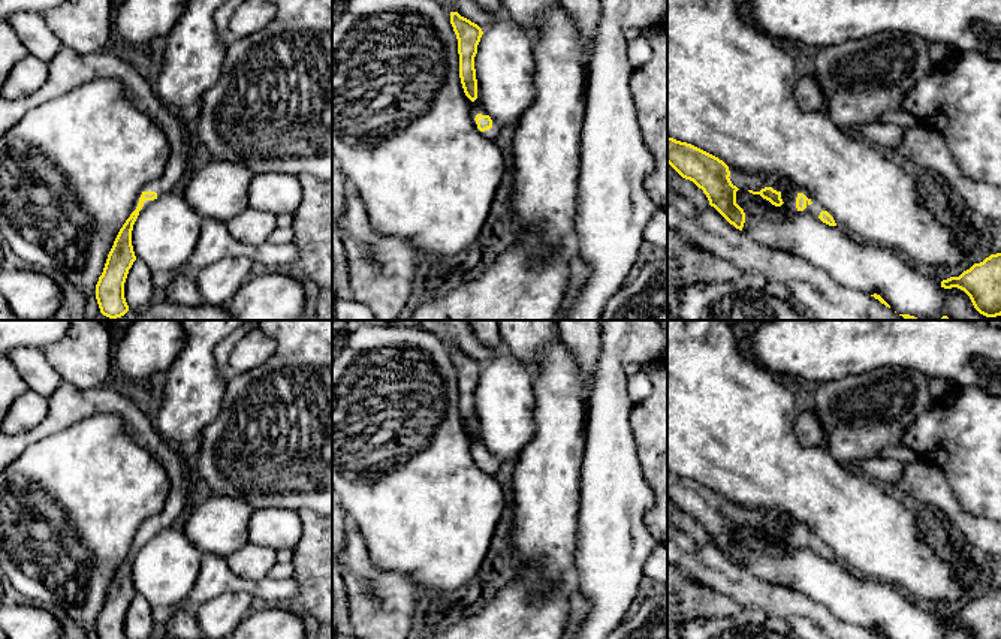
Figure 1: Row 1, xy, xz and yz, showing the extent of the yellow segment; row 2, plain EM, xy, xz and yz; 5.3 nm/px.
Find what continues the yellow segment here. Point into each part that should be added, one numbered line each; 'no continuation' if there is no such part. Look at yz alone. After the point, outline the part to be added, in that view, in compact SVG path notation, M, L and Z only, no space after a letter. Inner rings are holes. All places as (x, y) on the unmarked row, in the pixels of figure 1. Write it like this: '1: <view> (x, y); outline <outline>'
1: yz (745, 517); outline M729 501L729 506L730 506L729 513L732 519L741 525L760 527L765 522L772 522L774 525L781 527L784 533L784 539L792 548L806 548L814 552L818 552L821 546L827 546L818 536L815 536L802 522L784 519L777 509L771 509L771 510L747 509L747 507L733 504L732 501ZM799 528L803 528L808 533L806 543L803 546L799 546L796 543L796 533Z

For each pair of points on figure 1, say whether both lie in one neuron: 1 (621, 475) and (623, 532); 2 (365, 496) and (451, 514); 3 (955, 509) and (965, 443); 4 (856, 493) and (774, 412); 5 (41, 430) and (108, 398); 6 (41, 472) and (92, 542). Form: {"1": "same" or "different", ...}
{"1": "same", "2": "same", "3": "different", "4": "same", "5": "same", "6": "same"}

